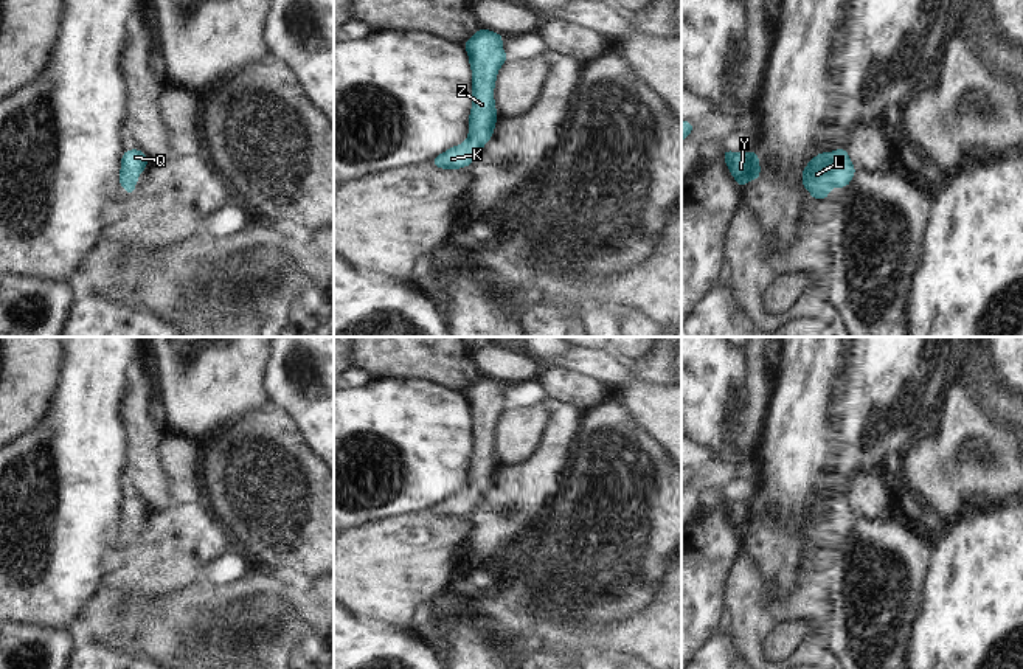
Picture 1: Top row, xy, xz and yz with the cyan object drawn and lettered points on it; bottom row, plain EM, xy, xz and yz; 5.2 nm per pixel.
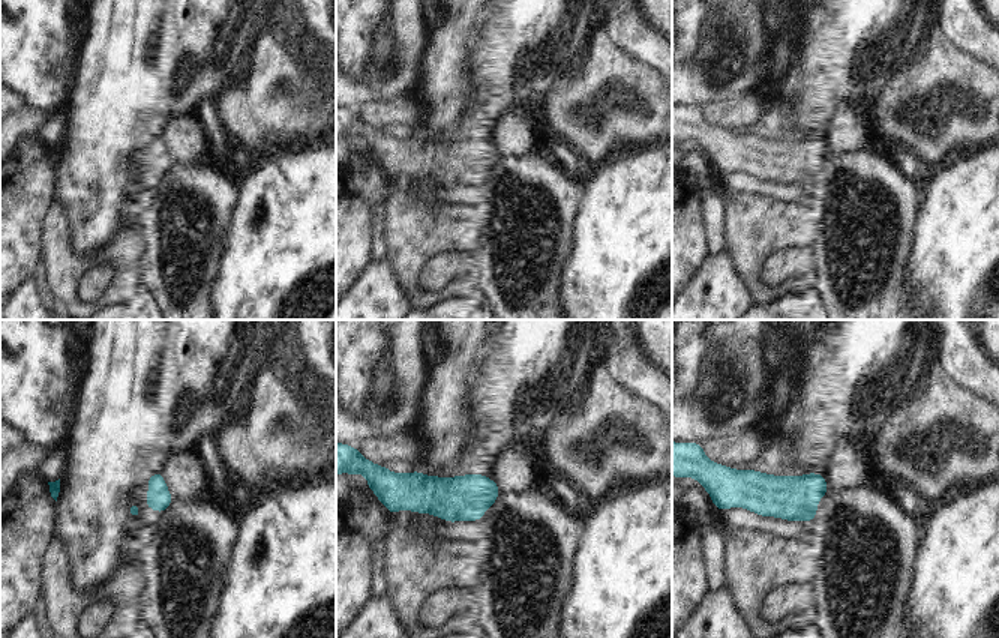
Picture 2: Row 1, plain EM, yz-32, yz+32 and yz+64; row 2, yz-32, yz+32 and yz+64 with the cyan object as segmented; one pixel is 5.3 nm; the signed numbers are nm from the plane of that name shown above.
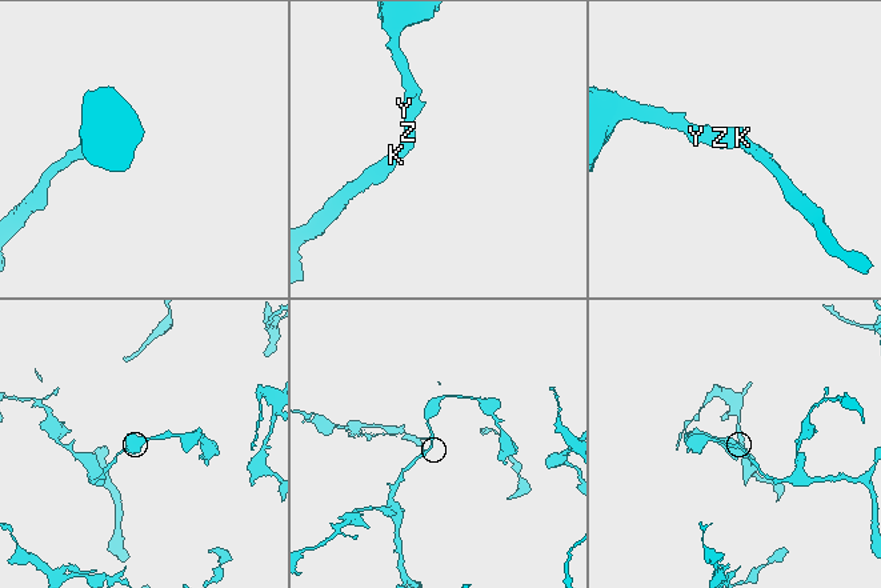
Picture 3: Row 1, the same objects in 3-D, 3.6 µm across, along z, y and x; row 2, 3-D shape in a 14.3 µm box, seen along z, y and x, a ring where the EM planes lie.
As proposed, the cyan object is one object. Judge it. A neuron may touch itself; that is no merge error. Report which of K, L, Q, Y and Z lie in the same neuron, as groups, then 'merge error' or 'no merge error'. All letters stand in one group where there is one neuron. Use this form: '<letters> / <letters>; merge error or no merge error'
K L Q Y Z; no merge error

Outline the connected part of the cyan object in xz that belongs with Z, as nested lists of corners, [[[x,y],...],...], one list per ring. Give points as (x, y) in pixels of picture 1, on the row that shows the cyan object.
[[[480,28],[463,43],[472,68],[472,110],[469,113],[469,138],[430,161],[439,169],[461,169],[475,161],[483,146],[492,138],[497,124],[494,88],[497,71],[509,59],[501,42],[506,36]]]

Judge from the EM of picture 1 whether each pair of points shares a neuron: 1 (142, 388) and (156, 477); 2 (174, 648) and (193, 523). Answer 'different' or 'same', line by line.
1: same
2: different

